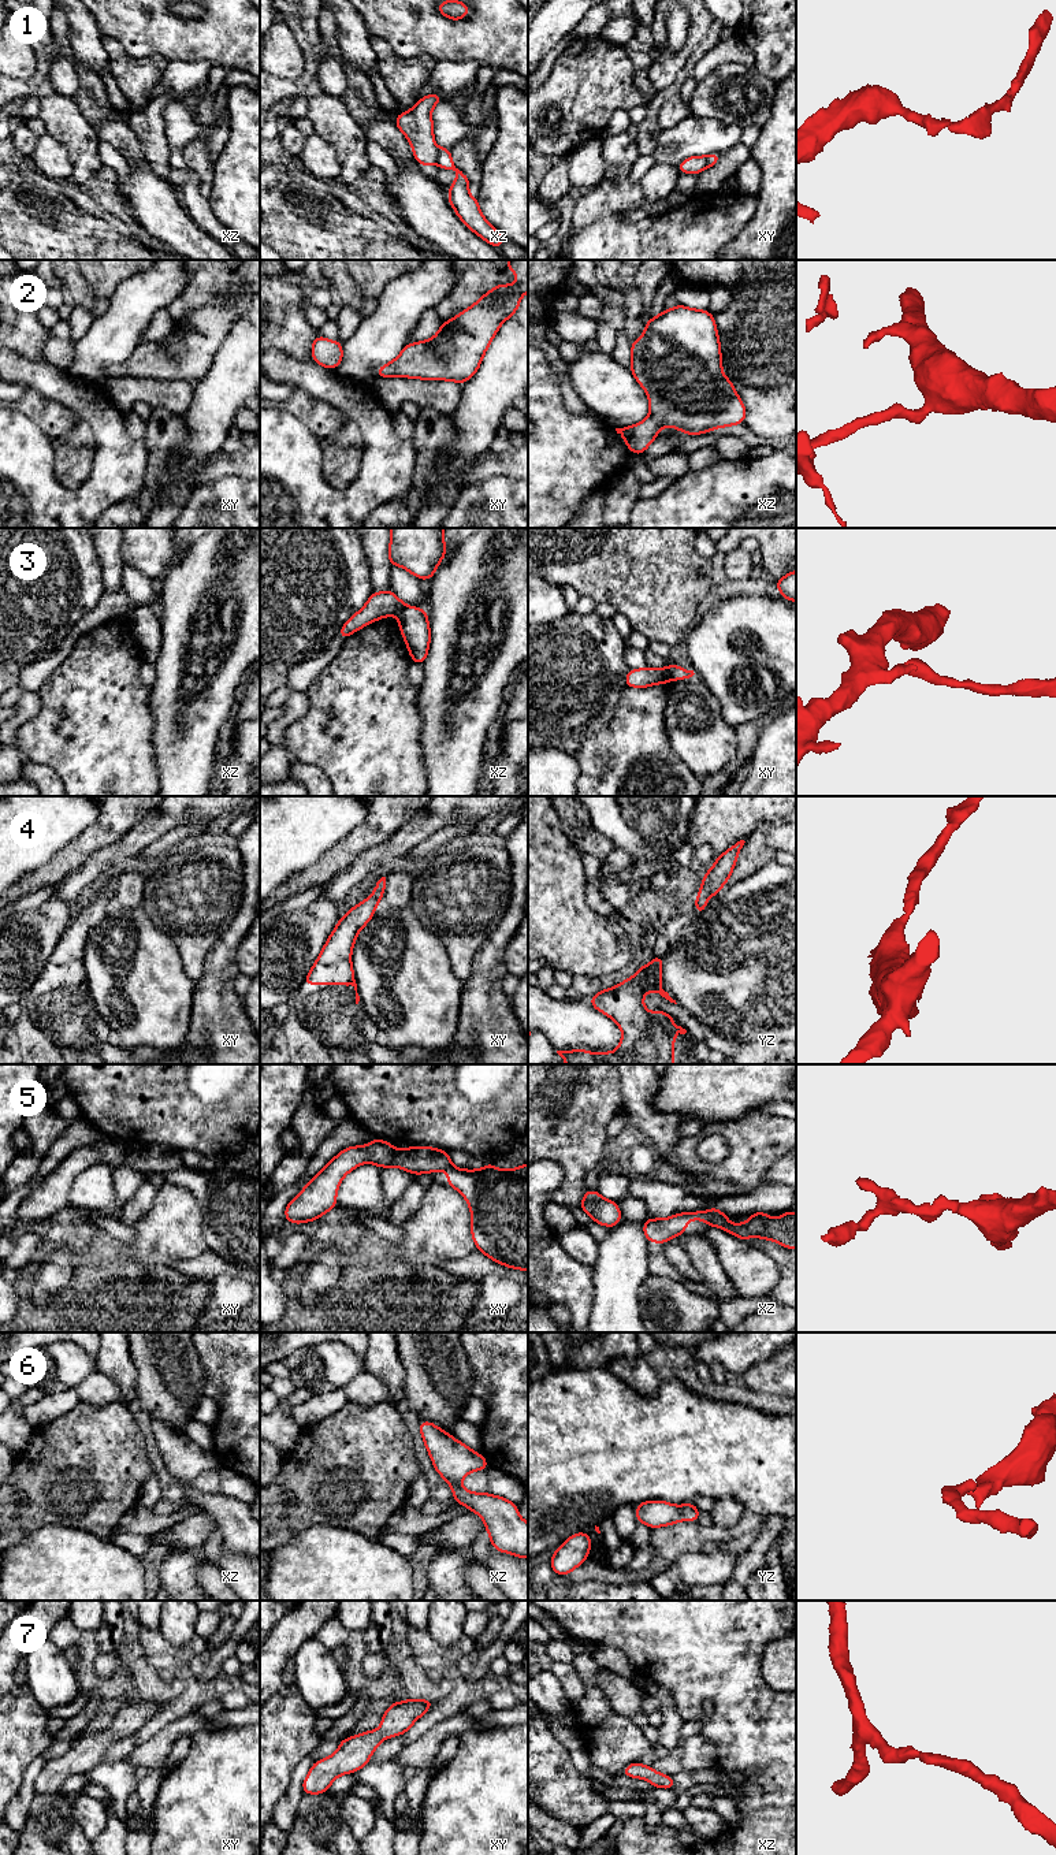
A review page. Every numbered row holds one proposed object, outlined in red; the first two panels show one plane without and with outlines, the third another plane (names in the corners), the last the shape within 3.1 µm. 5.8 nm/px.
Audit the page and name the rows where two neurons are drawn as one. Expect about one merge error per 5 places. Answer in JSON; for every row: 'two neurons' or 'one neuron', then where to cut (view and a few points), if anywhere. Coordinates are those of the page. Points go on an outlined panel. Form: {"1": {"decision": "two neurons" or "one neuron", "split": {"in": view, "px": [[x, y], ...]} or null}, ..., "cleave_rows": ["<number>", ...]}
{"1": {"decision": "two neurons", "split": {"in": "xz", "px": [[438, 148], [435, 162]]}}, "2": {"decision": "one neuron", "split": null}, "3": {"decision": "two neurons", "split": {"in": "xy", "px": [[666, 668], [670, 679]]}}, "4": {"decision": "one neuron", "split": null}, "5": {"decision": "two neurons", "split": {"in": "xz", "px": [[718, 1212], [713, 1225]]}}, "6": {"decision": "one neuron", "split": null}, "7": {"decision": "one neuron", "split": null}, "cleave_rows": ["1", "3", "5"]}

